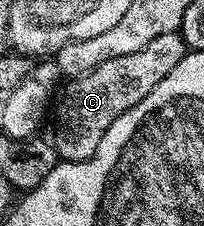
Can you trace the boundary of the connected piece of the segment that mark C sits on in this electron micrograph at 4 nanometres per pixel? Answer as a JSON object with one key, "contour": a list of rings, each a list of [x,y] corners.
{"contour":[[[179,31],[162,33],[162,37],[154,37],[154,41],[138,49],[138,53],[126,53],[126,57],[102,61],[102,65],[98,65],[93,71],[87,71],[85,75],[75,76],[71,81],[65,82],[68,84],[63,84],[50,119],[50,142],[56,148],[57,156],[66,163],[82,163],[91,159],[106,129],[110,129],[110,125],[114,125],[114,121],[118,121],[122,113],[134,109],[134,105],[138,105],[142,97],[154,93],[154,85],[158,85],[158,81],[162,81],[166,73],[174,73],[174,65],[185,62],[188,54],[188,46]]]}

